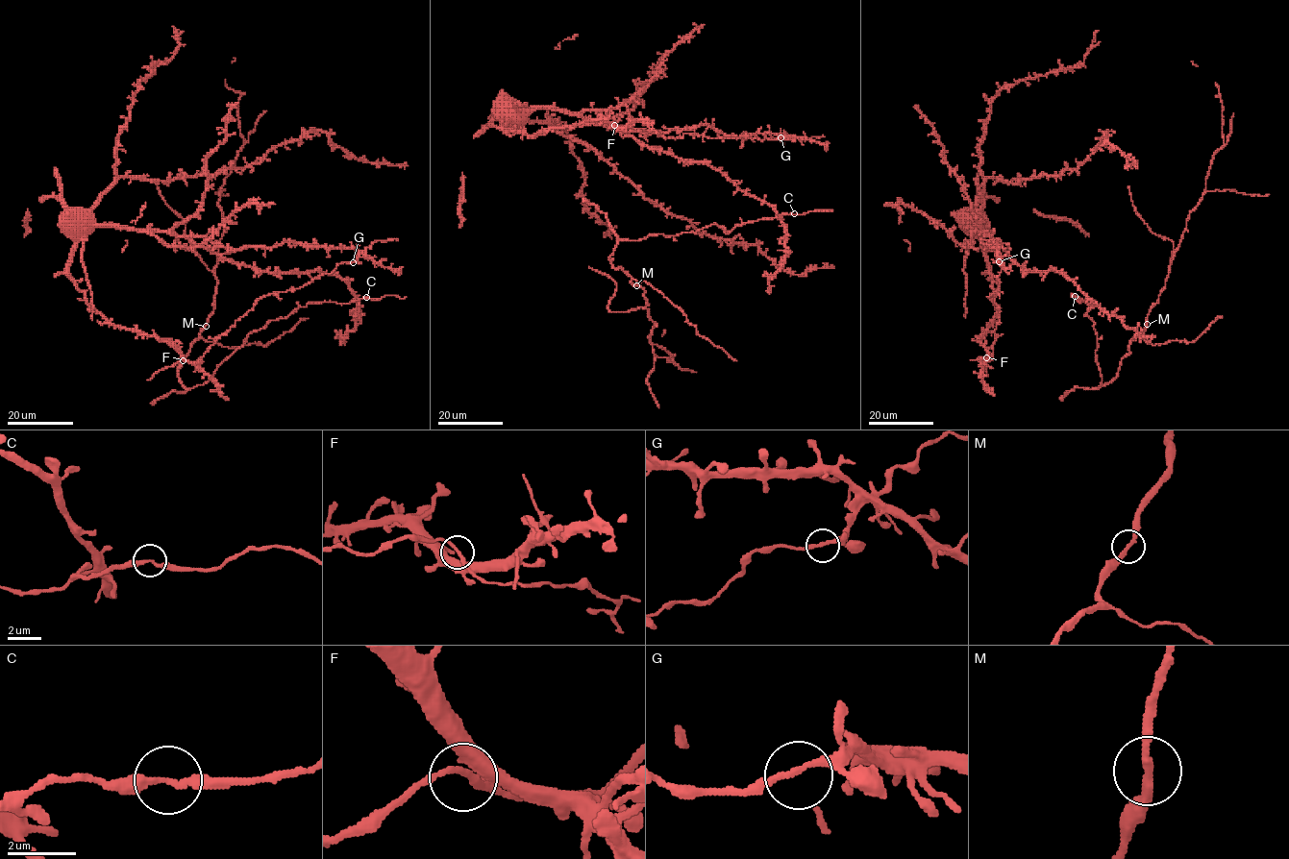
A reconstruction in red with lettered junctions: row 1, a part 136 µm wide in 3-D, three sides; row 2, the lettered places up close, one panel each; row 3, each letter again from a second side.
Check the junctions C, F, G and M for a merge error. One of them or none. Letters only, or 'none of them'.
none of them

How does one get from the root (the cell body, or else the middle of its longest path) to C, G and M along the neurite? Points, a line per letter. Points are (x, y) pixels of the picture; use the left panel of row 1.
C: (68, 214), (78, 210), (91, 224), (168, 231), (260, 271), (336, 275), (348, 283), (353, 301), (366, 297)
G: (68, 214), (78, 210), (91, 224), (209, 238), (234, 249), (286, 241), (356, 248), (359, 257), (353, 262)
M: (68, 214), (168, 231), (260, 271), (336, 275), (354, 298), (268, 321), (186, 389), (178, 362), (206, 326)

